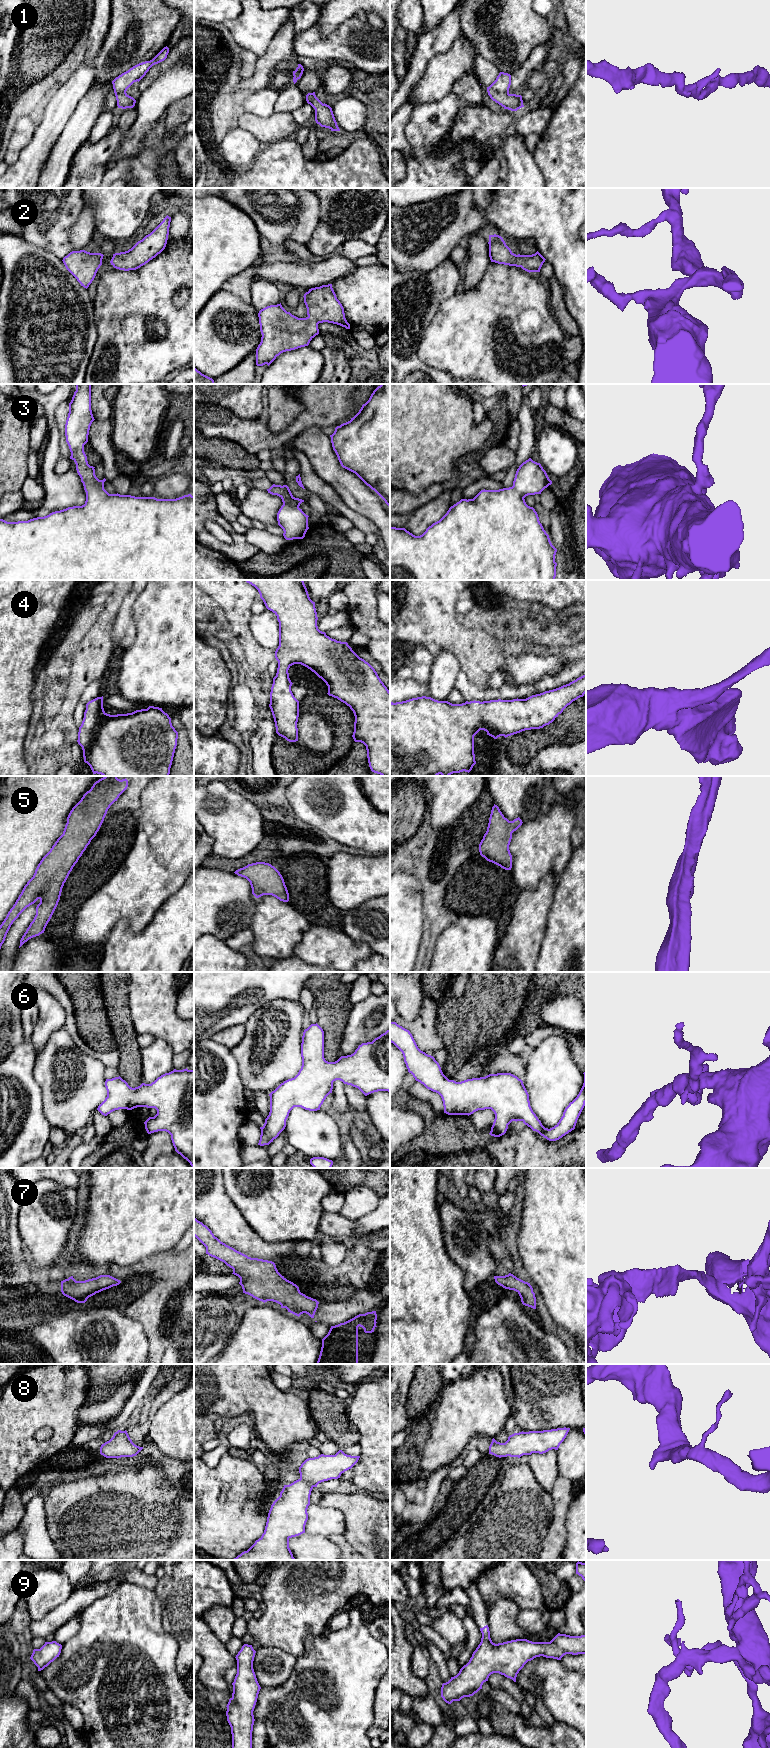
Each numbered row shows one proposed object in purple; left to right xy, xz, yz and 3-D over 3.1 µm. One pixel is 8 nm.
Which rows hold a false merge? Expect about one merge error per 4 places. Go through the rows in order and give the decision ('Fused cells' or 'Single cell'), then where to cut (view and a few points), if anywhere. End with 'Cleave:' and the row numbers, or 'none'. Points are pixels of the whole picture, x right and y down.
1: Single cell. No split
2: Single cell. No split
3: Single cell. No split
4: Single cell. No split
5: Single cell. No split
6: Single cell. No split
7: Single cell. No split
8: Single cell. No split
9: Single cell. No split
Cleave: none

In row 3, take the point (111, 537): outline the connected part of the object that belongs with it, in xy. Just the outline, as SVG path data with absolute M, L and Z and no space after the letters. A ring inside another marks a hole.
M76 384L76 391L69 403L69 413L65 424L66 442L71 452L70 459L76 464L77 473L86 492L85 504L68 507L28 521L7 522L0 519L0 580L194 580L194 496L188 494L176 499L157 499L118 493L109 494L104 489L106 479L99 480L95 475L95 467L88 464L84 445L88 442L90 426L95 420L91 410L91 385Z

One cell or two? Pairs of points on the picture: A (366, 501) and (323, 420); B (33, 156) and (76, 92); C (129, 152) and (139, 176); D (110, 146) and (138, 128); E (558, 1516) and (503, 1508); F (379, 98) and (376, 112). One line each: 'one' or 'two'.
A: two
B: one
C: two
D: two
E: two
F: one

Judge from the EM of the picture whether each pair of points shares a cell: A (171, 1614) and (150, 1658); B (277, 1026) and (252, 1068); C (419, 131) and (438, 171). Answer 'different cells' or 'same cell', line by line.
A: different cells
B: same cell
C: same cell

